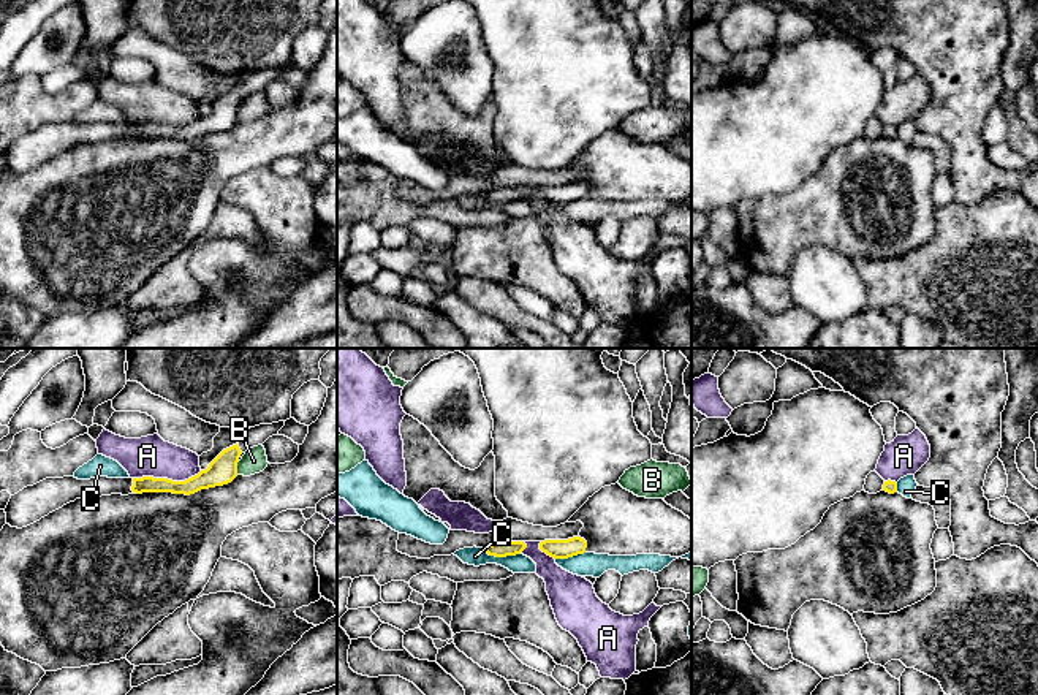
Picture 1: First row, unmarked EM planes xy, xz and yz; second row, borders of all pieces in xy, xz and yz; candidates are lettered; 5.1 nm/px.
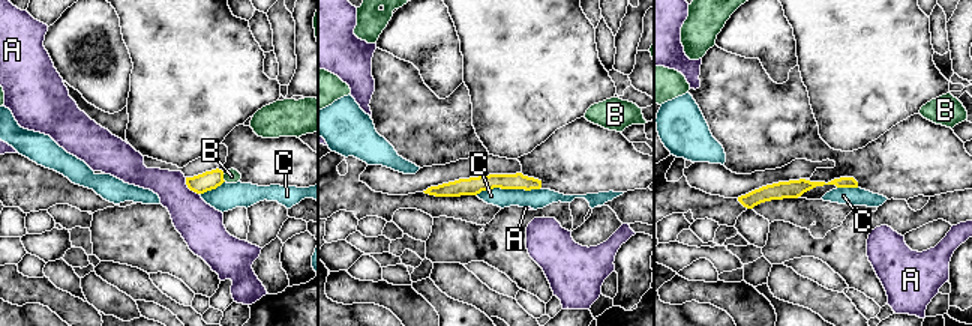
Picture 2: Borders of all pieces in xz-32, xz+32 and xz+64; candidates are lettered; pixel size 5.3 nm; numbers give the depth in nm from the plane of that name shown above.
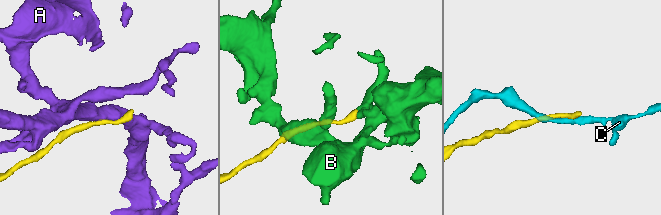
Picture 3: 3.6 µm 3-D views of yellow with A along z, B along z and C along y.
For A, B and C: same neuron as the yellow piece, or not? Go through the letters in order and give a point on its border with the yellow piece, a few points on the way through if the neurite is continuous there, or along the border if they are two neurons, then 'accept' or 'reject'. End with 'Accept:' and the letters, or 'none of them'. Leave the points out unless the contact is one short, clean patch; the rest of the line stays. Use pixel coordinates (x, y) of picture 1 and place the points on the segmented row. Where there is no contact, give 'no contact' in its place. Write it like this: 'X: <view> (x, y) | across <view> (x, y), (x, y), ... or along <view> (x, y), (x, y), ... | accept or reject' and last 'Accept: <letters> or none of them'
A: xy (166, 478) | along xy (201, 470), (184, 480), (133, 478) | reject
B: xy (236, 467) | along xy (239, 461), (236, 474) | reject
C: xz (502, 556) | reject
Accept: none of them

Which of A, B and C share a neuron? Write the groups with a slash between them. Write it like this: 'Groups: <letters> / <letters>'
Groups: A / B / C

